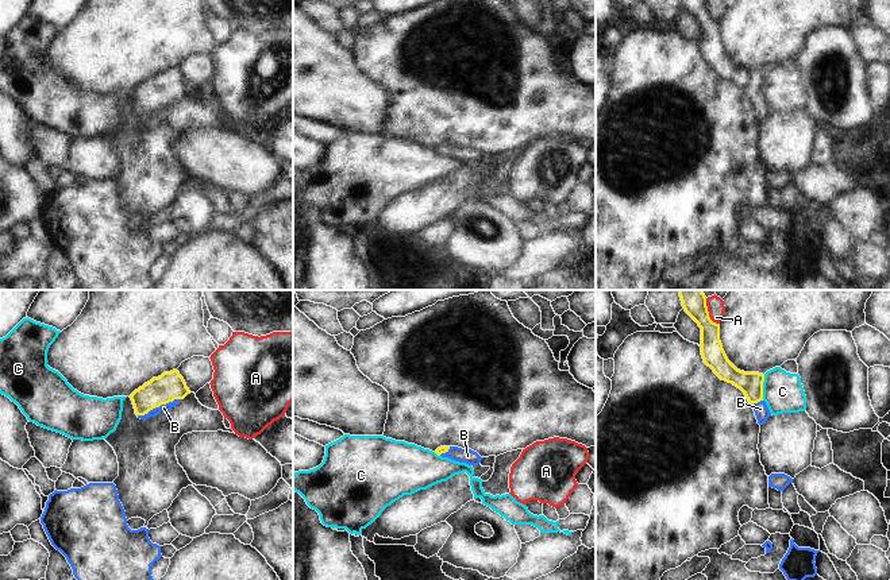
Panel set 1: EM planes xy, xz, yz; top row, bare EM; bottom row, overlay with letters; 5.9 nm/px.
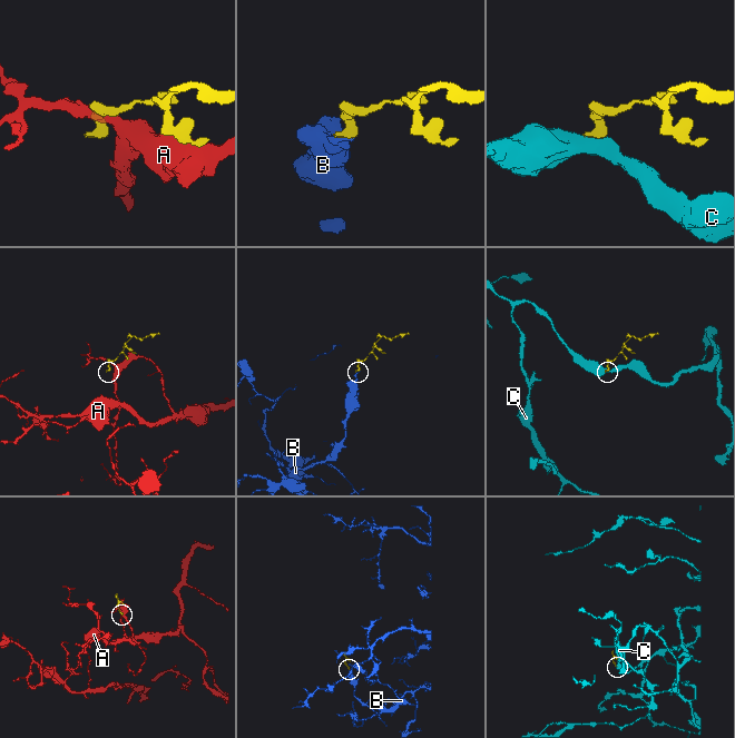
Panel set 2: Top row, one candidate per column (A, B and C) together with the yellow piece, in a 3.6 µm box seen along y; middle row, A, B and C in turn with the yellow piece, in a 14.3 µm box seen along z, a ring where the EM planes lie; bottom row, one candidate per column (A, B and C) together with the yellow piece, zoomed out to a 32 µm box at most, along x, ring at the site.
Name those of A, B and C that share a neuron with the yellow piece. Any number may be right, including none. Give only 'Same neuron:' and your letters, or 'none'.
Same neuron: B

